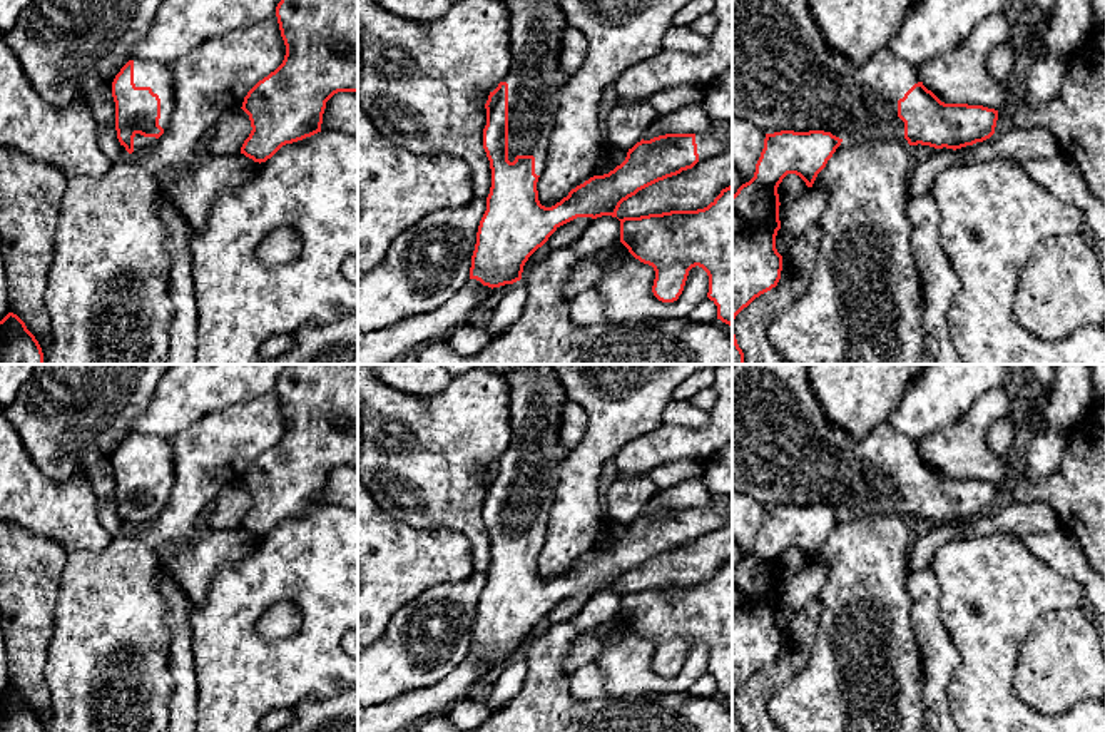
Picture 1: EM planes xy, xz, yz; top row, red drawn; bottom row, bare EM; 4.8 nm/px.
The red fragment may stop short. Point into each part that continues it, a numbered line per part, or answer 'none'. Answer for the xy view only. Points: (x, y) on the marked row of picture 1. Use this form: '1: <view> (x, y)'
1: xy (157, 76)

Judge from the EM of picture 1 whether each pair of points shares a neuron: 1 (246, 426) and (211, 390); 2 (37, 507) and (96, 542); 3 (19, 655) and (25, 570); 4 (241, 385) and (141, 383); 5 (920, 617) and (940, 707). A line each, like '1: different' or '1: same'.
1: different
2: same
3: same
4: different
5: same

